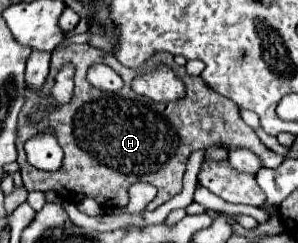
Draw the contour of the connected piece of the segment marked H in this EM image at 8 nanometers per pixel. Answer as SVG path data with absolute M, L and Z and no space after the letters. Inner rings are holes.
M68 44L52 52L50 74L46 78L42 90L44 98L40 104L44 104L50 98L50 86L54 86L54 76L58 74L58 68L62 64L74 64L76 68L74 96L70 104L52 108L40 122L30 124L30 112L38 108L38 104L28 100L18 120L16 161L20 164L24 188L28 192L52 190L62 200L72 204L78 204L84 198L94 198L102 208L114 208L128 204L128 188L132 184L148 182L158 188L156 198L148 204L148 210L156 210L160 204L168 202L172 196L182 192L182 178L186 172L186 164L190 154L196 150L208 150L210 146L216 144L222 144L228 150L240 146L252 150L260 158L264 168L278 168L282 164L282 156L266 148L256 136L256 132L244 124L238 106L234 102L208 88L200 76L188 76L182 66L174 64L174 56L170 56L168 52L154 54L150 62L144 64L144 68L146 72L152 72L158 66L166 64L170 70L176 72L176 76L186 86L186 96L176 102L150 102L148 98L134 94L130 82L136 78L136 70L118 64L118 60L112 54L92 48L90 44ZM96 62L114 68L124 80L124 90L108 94L90 86L86 80L86 70ZM40 124L46 124L46 128L54 128L54 132L58 134L58 142L64 150L64 162L56 172L38 170L30 166L26 160L24 142L34 134L38 134Z

